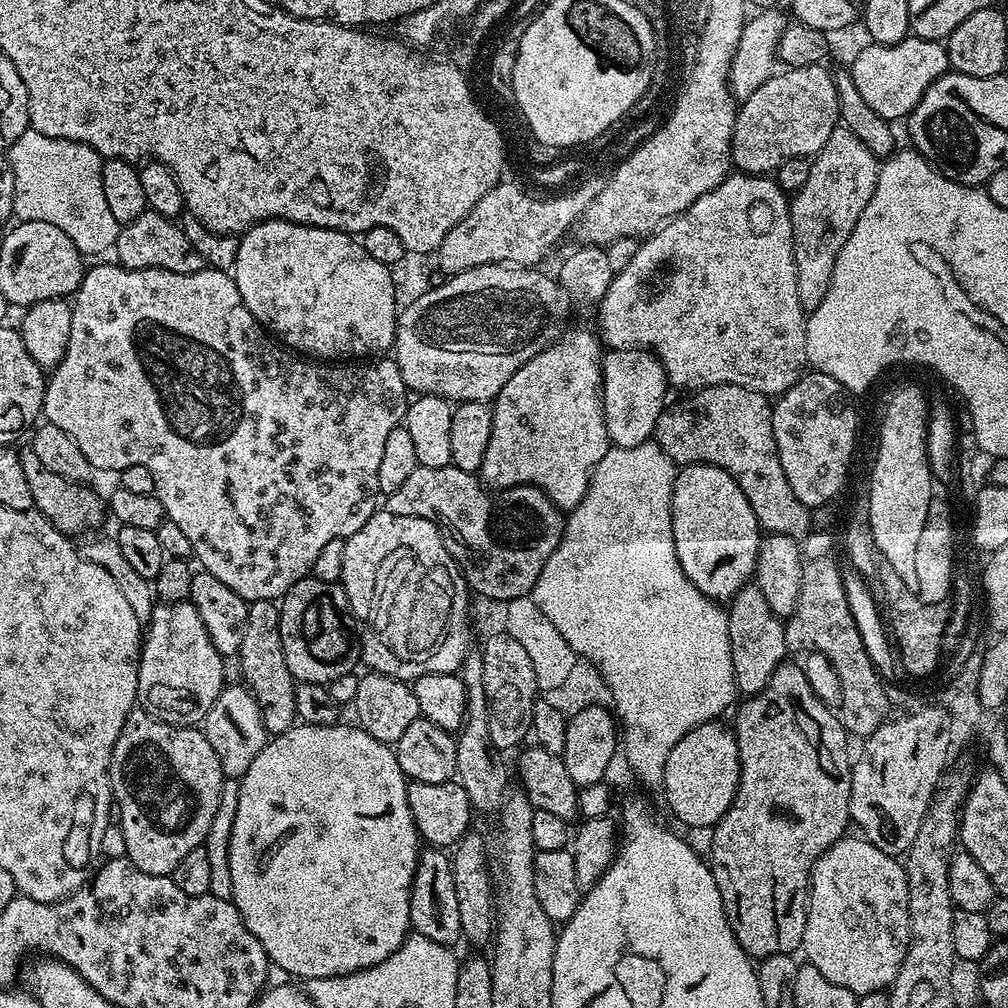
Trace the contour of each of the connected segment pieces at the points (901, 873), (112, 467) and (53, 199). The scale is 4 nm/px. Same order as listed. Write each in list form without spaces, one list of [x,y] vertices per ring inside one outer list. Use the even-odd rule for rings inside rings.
[[[859,835],[841,836],[816,859],[806,907],[808,917],[802,952],[808,955],[805,956],[807,963],[818,966],[830,982],[846,986],[846,990],[858,998],[891,989],[912,938],[912,919],[908,916],[908,874],[897,857],[878,850],[878,846]]]
[[[109,262],[109,264],[96,264],[93,268],[91,265],[84,273],[80,288],[77,290],[72,304],[70,346],[66,346],[66,354],[62,358],[60,365],[51,369],[50,375],[47,377],[42,416],[47,423],[58,426],[58,430],[63,430],[72,439],[74,446],[78,446],[78,450],[82,450],[84,457],[92,463],[93,469],[100,470],[100,468],[105,468],[106,471],[112,472],[112,474],[119,474],[126,466],[146,466],[146,470],[150,470],[150,474],[154,474],[155,496],[162,502],[165,517],[174,521],[186,533],[186,538],[192,547],[192,556],[195,559],[200,559],[199,567],[205,572],[214,574],[214,578],[219,578],[225,586],[230,586],[230,590],[234,590],[234,594],[238,594],[243,600],[251,602],[253,600],[279,601],[290,590],[290,586],[294,586],[294,582],[298,582],[303,576],[311,573],[314,566],[314,558],[318,558],[319,552],[329,542],[334,542],[335,540],[345,541],[358,530],[362,530],[362,526],[366,526],[368,519],[378,510],[376,496],[379,497],[381,495],[380,487],[378,486],[378,465],[382,463],[386,437],[390,435],[390,430],[403,425],[404,416],[408,413],[409,403],[410,390],[404,385],[402,370],[398,370],[395,359],[380,358],[375,362],[313,362],[311,359],[301,358],[295,351],[281,346],[269,335],[264,325],[256,321],[254,314],[250,314],[250,310],[246,310],[246,302],[242,302],[242,294],[238,294],[238,286],[235,279],[228,272],[219,272],[216,268],[206,266],[198,274],[170,274],[170,270],[154,270],[153,268],[134,270],[133,268],[122,268],[115,262]]]
[[[24,132],[7,149],[14,170],[14,216],[17,221],[50,222],[58,226],[85,257],[115,249],[121,224],[106,206],[102,194],[102,158],[85,144],[50,138],[41,132]]]

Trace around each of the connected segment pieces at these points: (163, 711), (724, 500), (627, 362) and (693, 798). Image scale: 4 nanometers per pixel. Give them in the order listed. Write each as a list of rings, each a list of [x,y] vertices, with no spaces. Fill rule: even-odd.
[[[183,600],[177,604],[157,603],[152,611],[152,622],[147,625],[142,636],[136,691],[139,707],[167,724],[199,725],[206,718],[210,706],[214,706],[218,694],[226,687],[224,664],[225,657],[214,650],[214,642],[210,642],[210,634],[206,634],[206,626],[202,626],[202,618],[198,618],[198,610],[191,602]]]
[[[689,464],[676,474],[672,495],[672,529],[678,562],[689,578],[717,602],[728,602],[756,575],[756,559],[762,539],[760,519],[754,514],[742,486],[718,466]]]
[[[613,348],[603,353],[602,359],[604,362],[604,417],[606,418],[606,430],[608,431],[609,441],[617,448],[629,448],[630,446],[649,443],[649,441],[653,439],[656,422],[660,417],[660,413],[663,412],[666,407],[664,395],[670,392],[668,378],[664,375],[664,367],[660,365],[660,359],[656,357],[655,352],[647,348]]]
[[[724,722],[703,724],[670,750],[662,795],[668,808],[688,828],[711,829],[734,802],[740,781],[740,759],[735,731]]]

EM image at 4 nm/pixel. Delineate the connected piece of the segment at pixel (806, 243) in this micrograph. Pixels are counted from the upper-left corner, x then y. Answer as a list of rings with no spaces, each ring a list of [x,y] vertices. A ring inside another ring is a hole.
[[[843,126],[832,131],[830,138],[826,138],[826,146],[811,161],[810,175],[802,190],[790,200],[798,298],[805,310],[817,308],[828,297],[838,254],[846,246],[846,238],[850,238],[858,218],[862,218],[862,210],[866,210],[866,202],[874,194],[880,173],[878,157],[866,150],[866,142],[858,134]]]

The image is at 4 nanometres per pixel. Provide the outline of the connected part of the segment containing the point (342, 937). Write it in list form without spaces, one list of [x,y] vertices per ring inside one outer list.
[[[341,722],[339,724],[331,724],[330,726],[310,726],[309,724],[297,723],[284,732],[273,735],[268,743],[262,746],[260,756],[254,758],[254,762],[250,762],[250,770],[246,770],[246,774],[239,777],[238,814],[234,814],[234,830],[230,834],[230,886],[232,887],[232,905],[238,910],[238,914],[246,926],[246,930],[250,930],[254,934],[256,941],[262,946],[262,950],[266,950],[269,961],[275,967],[277,964],[282,971],[289,972],[292,976],[304,976],[303,979],[305,981],[313,980],[314,978],[326,978],[327,976],[344,976],[348,972],[360,972],[364,968],[372,969],[375,964],[382,963],[387,956],[394,954],[394,950],[401,948],[410,932],[412,879],[414,878],[414,870],[416,869],[416,851],[421,847],[422,841],[420,833],[416,831],[414,818],[410,814],[410,802],[408,801],[409,781],[402,774],[402,770],[396,761],[396,753],[389,745],[370,738],[370,734],[366,734],[358,726],[347,728],[346,724]]]

